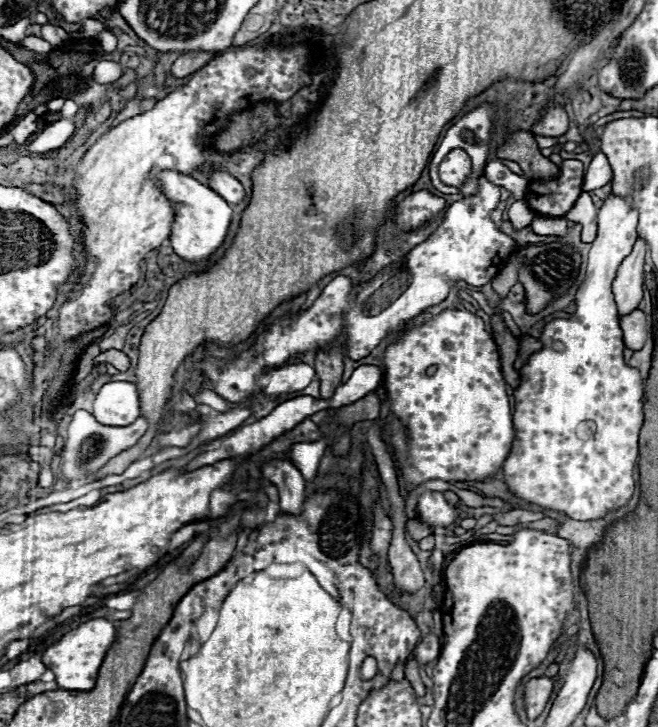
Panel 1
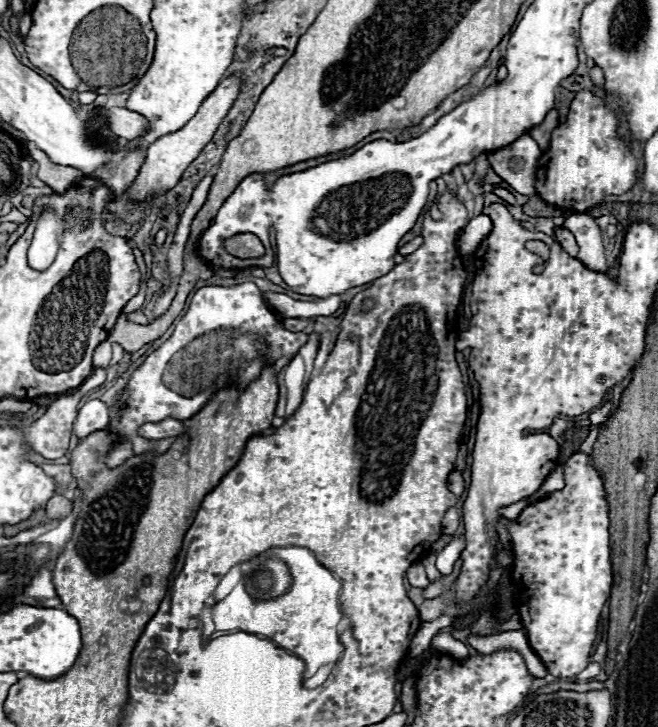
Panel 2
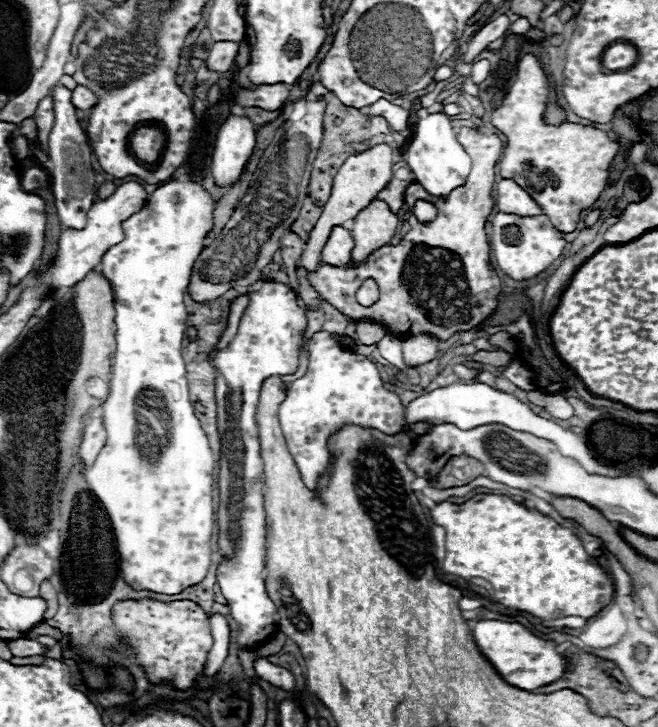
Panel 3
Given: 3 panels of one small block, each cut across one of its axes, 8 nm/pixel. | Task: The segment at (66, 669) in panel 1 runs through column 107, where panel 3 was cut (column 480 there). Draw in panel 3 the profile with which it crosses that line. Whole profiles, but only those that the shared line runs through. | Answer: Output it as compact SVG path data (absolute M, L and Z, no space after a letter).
M476 620L472 622L472 638L480 648L482 656L500 674L500 678L520 690L536 690L558 680L564 674L566 660L560 654L556 654L556 644L550 640L536 638L518 622Z

